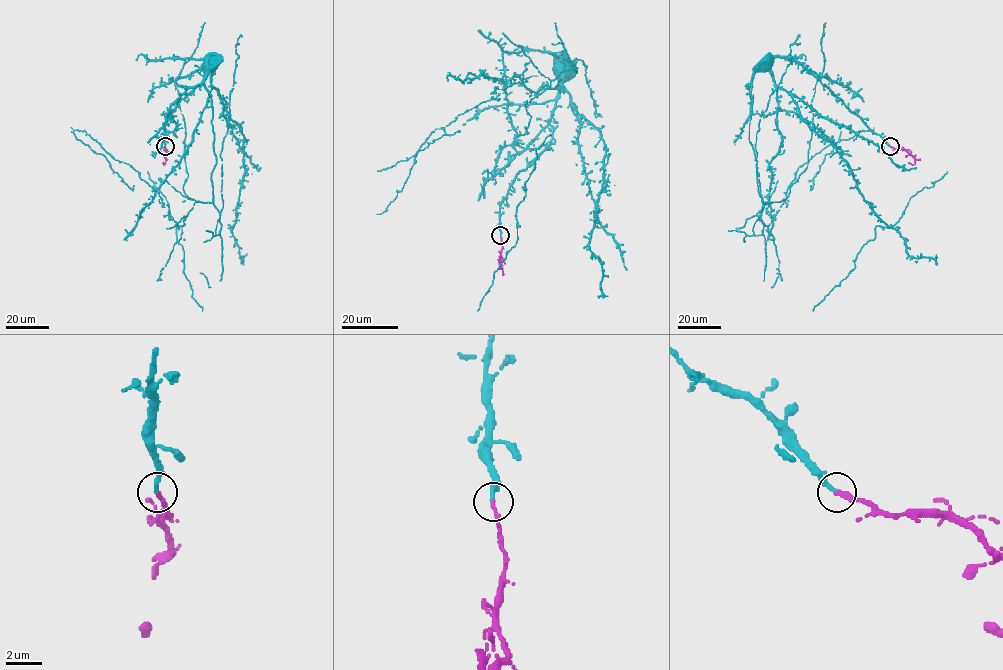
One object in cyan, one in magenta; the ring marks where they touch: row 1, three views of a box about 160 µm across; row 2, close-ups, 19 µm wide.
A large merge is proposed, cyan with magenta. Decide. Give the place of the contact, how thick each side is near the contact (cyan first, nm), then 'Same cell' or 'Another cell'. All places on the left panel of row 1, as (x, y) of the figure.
Place: (165, 146). Thickness 300 nm (cyan) against 280 nm. Same cell

